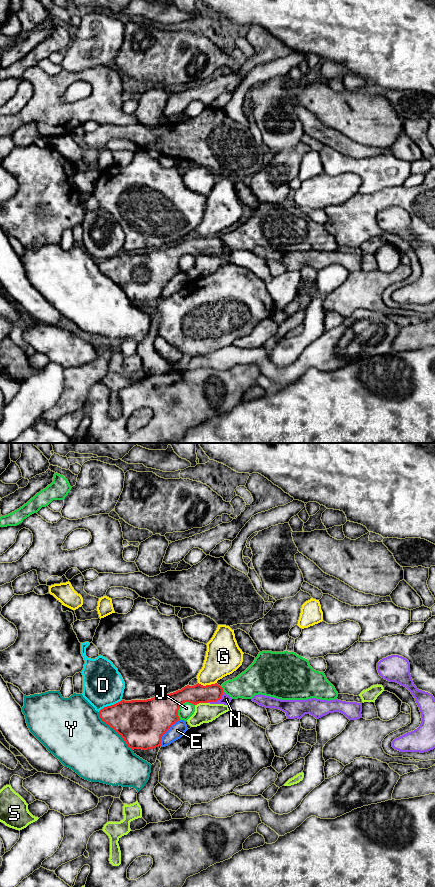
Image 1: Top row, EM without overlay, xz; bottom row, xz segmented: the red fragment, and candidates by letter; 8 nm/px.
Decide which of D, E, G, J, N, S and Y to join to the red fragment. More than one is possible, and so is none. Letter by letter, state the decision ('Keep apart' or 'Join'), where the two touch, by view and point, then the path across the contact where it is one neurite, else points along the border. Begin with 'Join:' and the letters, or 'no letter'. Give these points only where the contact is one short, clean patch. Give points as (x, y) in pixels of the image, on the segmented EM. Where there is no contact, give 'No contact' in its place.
Join: no letter
D: Keep apart. Touches red at xz (109, 706)
E: Keep apart. Touches red at xz (166, 731)
G: Keep apart. Touches red at xz (207, 685)
J: Keep apart. Touches red at xz (180, 705)
N: Keep apart. Touches red at xz (217, 700)
S: Keep apart. Touches red at xz (201, 702)
Y: Keep apart. Touches red at xz (114, 729)

